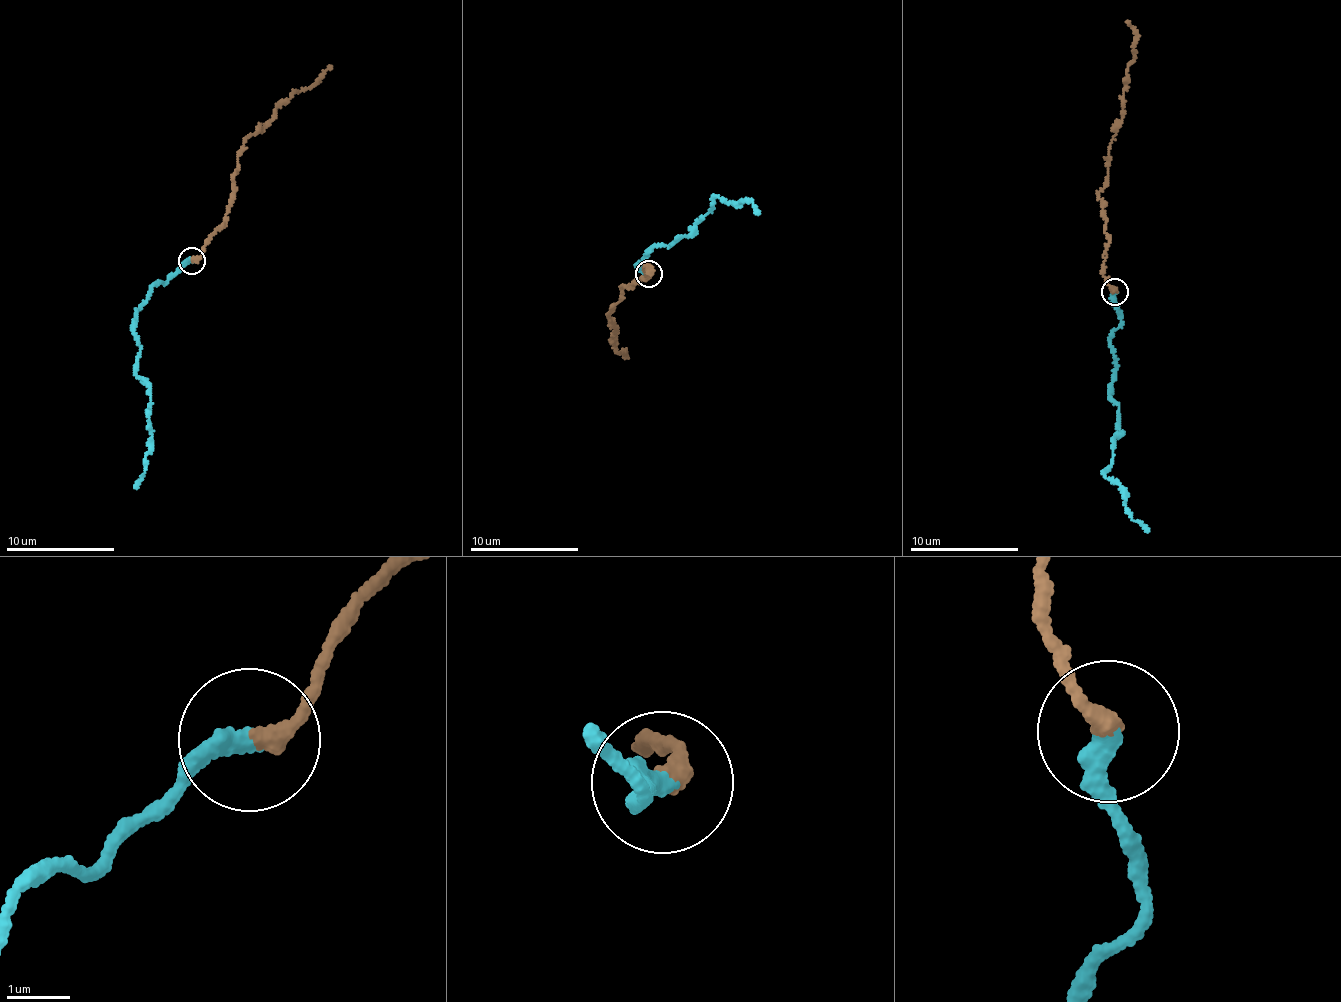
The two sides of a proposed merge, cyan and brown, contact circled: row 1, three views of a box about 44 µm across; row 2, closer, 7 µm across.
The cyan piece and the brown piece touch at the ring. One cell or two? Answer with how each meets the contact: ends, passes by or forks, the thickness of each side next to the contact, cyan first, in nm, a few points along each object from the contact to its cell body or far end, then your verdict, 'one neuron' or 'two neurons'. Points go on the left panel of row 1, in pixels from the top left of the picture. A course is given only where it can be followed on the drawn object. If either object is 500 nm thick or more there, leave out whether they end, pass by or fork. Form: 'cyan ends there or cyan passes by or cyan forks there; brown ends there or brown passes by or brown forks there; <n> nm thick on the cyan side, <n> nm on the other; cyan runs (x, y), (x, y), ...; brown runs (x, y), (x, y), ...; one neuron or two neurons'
cyan ends there; brown ends there; 320 nm thick on the cyan side, 280 nm on the other; cyan runs (192, 260), (168, 280), (152, 287), (132, 331), (140, 349), (138, 378), (149, 385), (152, 436), (136, 488); brown runs (192, 260), (229, 212), (234, 173), (243, 141), (264, 127), (276, 106), (331, 66); two neurons

